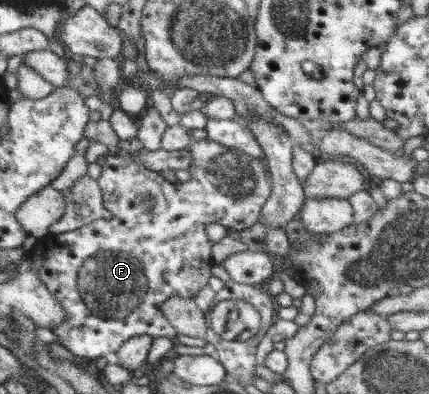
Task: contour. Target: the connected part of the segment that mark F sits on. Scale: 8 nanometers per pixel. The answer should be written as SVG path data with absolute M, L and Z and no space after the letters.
M208 138L192 142L189 148L192 154L190 181L176 184L162 179L142 164L110 152L97 180L104 208L110 217L98 218L76 230L60 234L49 232L36 239L35 246L27 254L29 266L65 312L65 321L56 325L52 332L63 347L81 360L89 362L100 356L112 358L126 340L136 335L174 338L176 329L159 308L171 296L194 299L198 290L208 284L214 262L211 253L213 242L206 235L206 225L218 222L226 229L240 231L259 220L261 208L273 187L271 176L264 169L261 159Z

